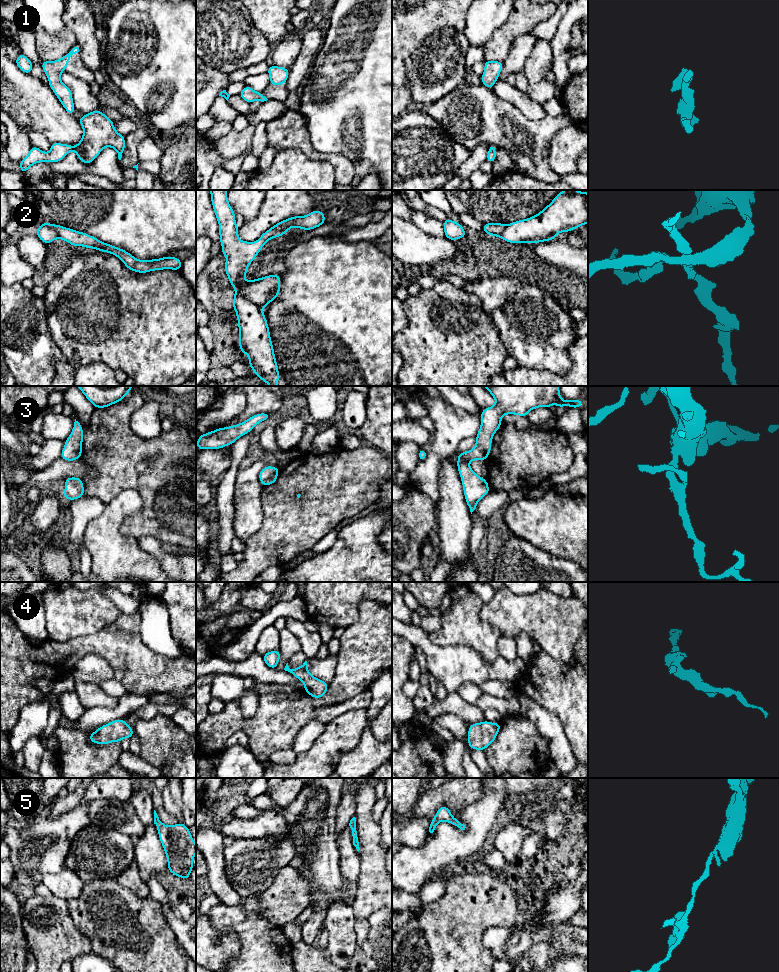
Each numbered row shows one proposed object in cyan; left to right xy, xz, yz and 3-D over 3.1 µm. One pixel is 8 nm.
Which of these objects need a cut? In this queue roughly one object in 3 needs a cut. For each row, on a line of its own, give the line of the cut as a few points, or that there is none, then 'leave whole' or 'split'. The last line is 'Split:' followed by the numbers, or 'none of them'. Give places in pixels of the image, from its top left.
1: no cut; leave whole
2: cut in xz along (243, 280), (240, 292), (261, 310); split
3: no cut; leave whole
4: no cut; leave whole
5: no cut; leave whole
Split: 2

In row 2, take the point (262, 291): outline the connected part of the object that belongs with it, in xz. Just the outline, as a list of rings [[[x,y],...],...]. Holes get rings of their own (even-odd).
[[[279,274],[247,280],[242,282],[240,293],[262,310],[278,297],[280,293],[280,283],[281,279]]]

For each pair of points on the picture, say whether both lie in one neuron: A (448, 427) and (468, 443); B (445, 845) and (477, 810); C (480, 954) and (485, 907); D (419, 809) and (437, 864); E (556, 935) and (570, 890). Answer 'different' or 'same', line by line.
A: different
B: same
C: same
D: different
E: different

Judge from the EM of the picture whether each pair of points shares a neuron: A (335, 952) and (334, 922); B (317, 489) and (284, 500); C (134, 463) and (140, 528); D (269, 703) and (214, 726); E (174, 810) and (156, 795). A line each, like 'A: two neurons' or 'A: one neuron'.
A: one neuron
B: one neuron
C: one neuron
D: one neuron
E: two neurons

